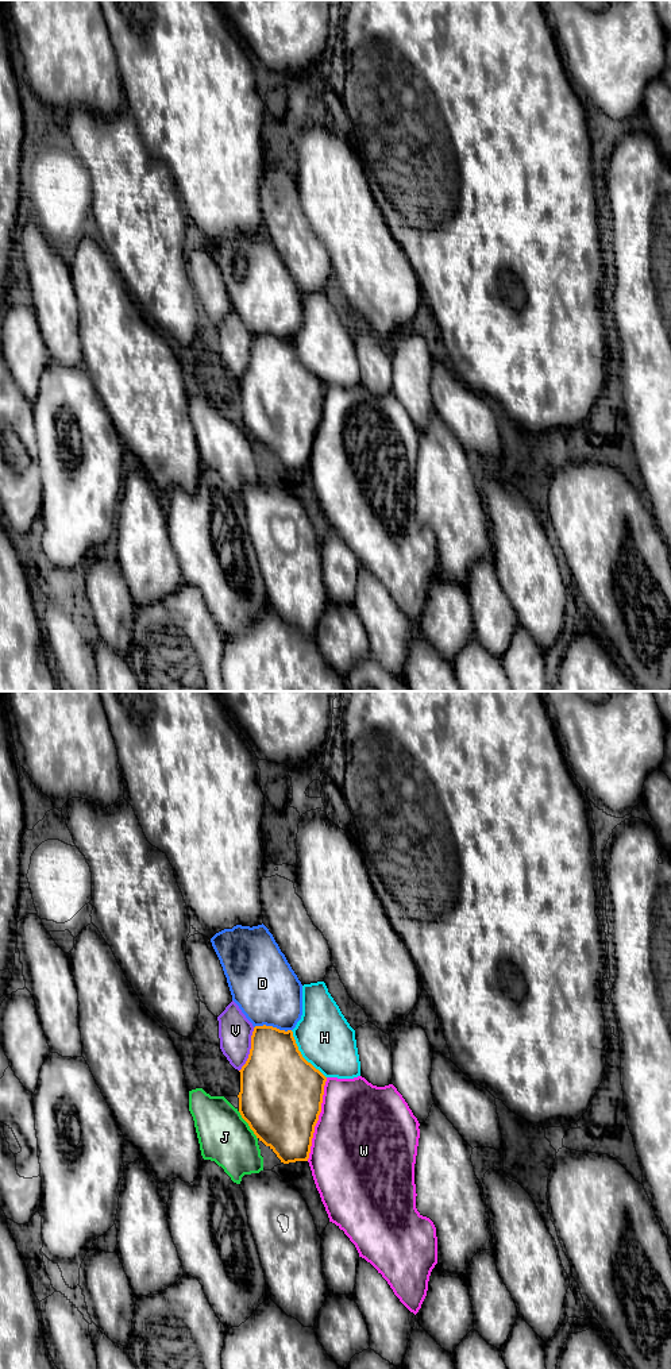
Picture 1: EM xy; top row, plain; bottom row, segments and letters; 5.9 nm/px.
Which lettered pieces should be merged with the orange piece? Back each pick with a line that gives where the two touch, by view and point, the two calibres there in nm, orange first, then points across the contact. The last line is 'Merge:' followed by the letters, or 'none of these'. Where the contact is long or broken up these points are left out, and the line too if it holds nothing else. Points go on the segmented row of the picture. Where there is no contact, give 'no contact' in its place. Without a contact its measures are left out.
Merge: none of these

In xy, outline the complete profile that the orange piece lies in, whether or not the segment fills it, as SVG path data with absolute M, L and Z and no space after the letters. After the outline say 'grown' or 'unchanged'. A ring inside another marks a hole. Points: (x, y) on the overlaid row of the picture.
M255 1026L248 1058L239 1072L239 1112L257 1138L284 1164L308 1161L327 1077L302 1057L293 1031Z | unchanged

